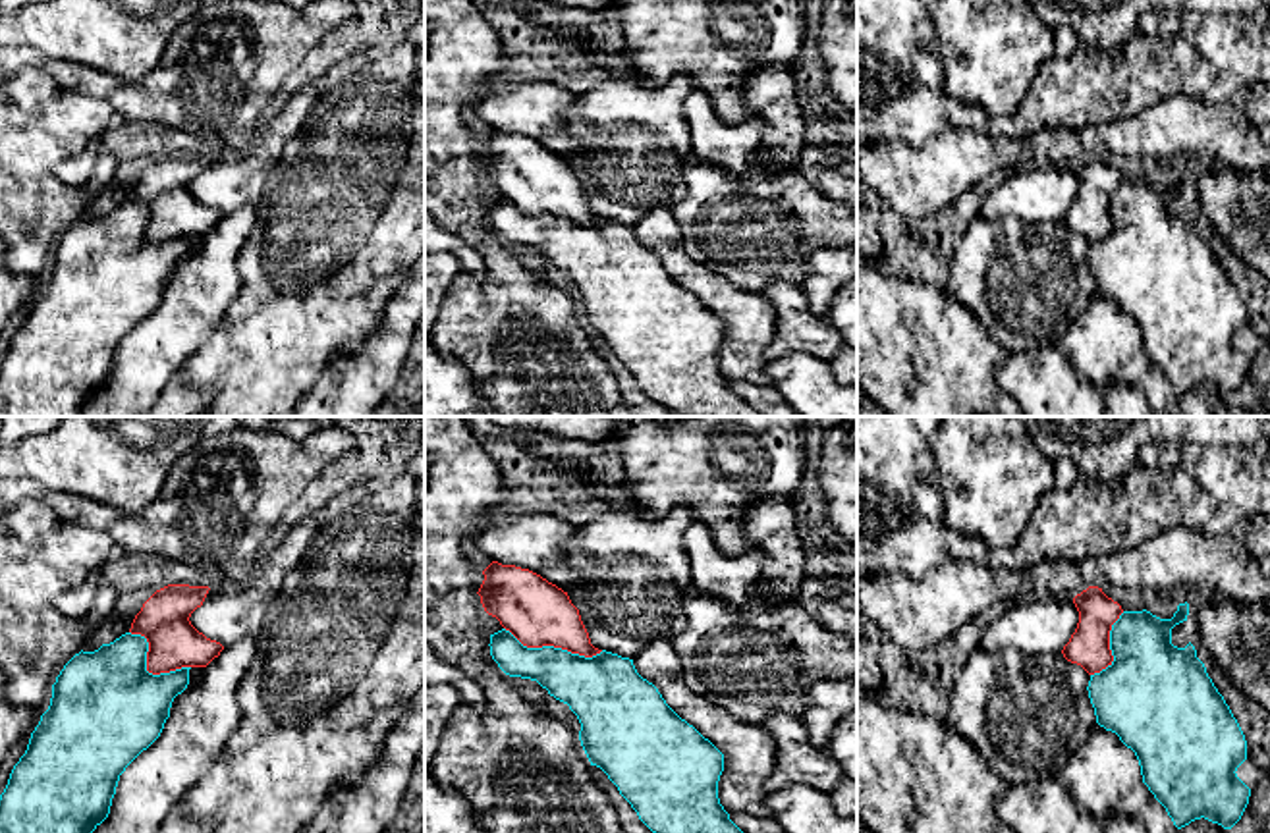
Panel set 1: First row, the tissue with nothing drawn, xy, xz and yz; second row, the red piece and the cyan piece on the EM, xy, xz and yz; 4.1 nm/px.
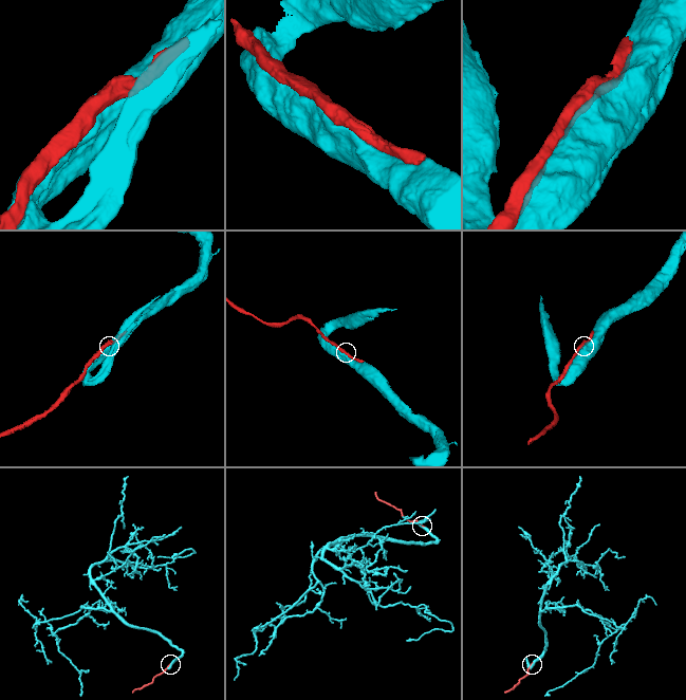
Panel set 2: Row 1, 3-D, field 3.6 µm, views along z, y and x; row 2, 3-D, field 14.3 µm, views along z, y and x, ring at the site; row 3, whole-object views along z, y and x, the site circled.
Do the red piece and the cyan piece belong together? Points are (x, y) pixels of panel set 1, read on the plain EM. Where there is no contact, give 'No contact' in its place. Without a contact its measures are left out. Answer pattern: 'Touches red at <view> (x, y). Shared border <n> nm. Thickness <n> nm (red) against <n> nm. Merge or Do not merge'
Touches red at xz (554, 214). Shared border 420 nm. Thickness 280 nm (red) against 280 nm. Merge

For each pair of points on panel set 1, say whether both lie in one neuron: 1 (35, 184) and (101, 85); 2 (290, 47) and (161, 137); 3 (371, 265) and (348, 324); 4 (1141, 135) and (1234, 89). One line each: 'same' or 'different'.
1: different
2: different
3: same
4: different

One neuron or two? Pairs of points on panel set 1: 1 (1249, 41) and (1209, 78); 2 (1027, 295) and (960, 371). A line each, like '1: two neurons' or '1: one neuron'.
1: two neurons
2: two neurons

